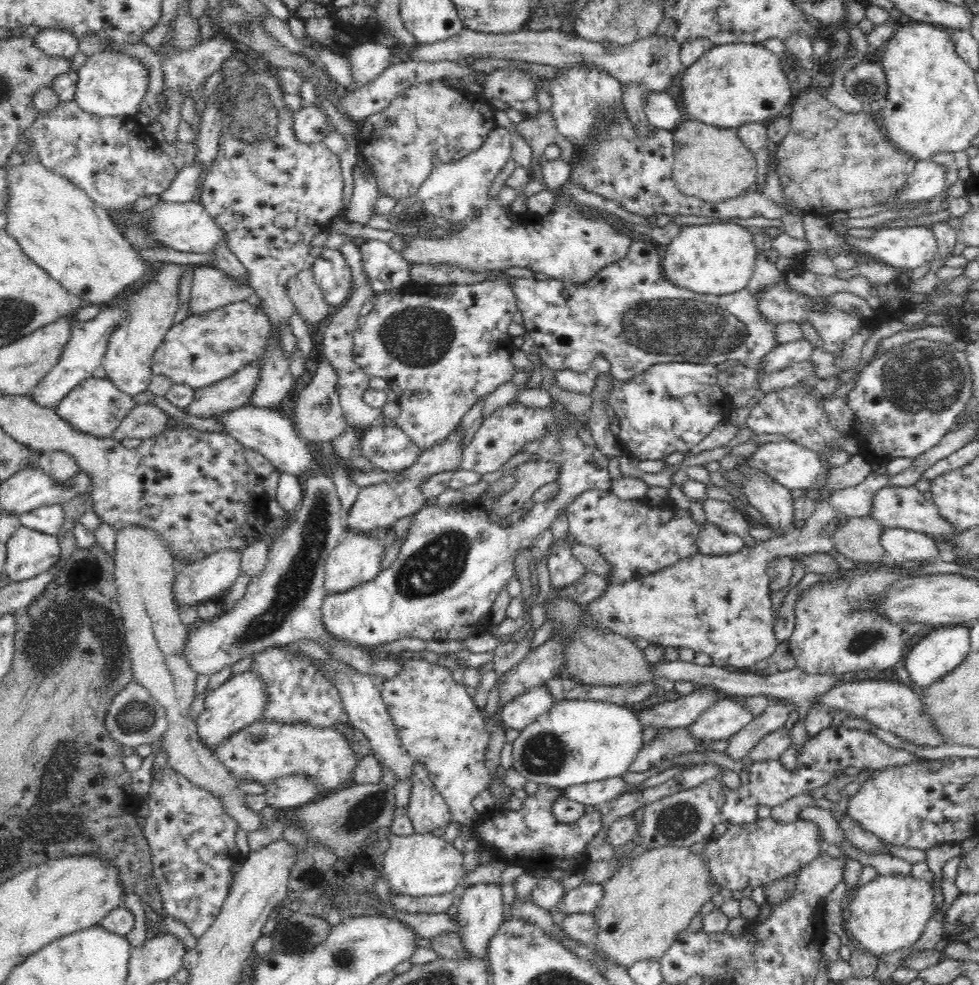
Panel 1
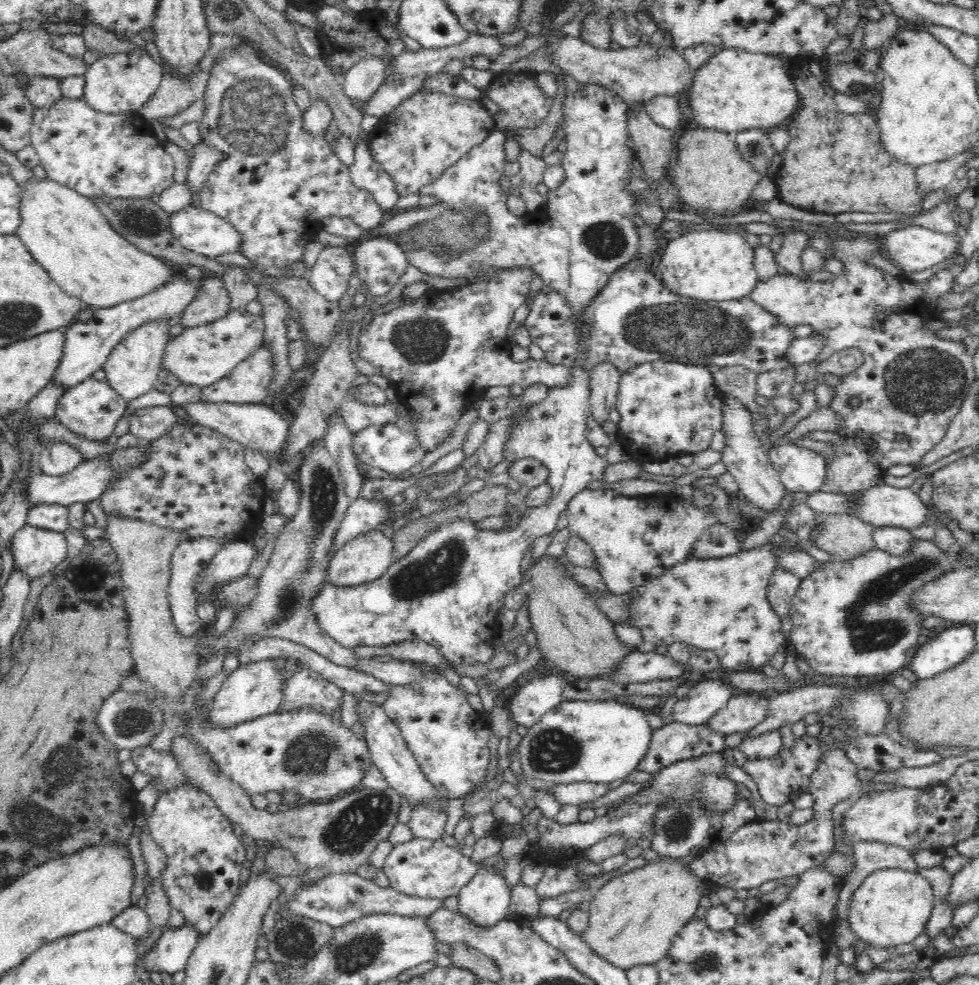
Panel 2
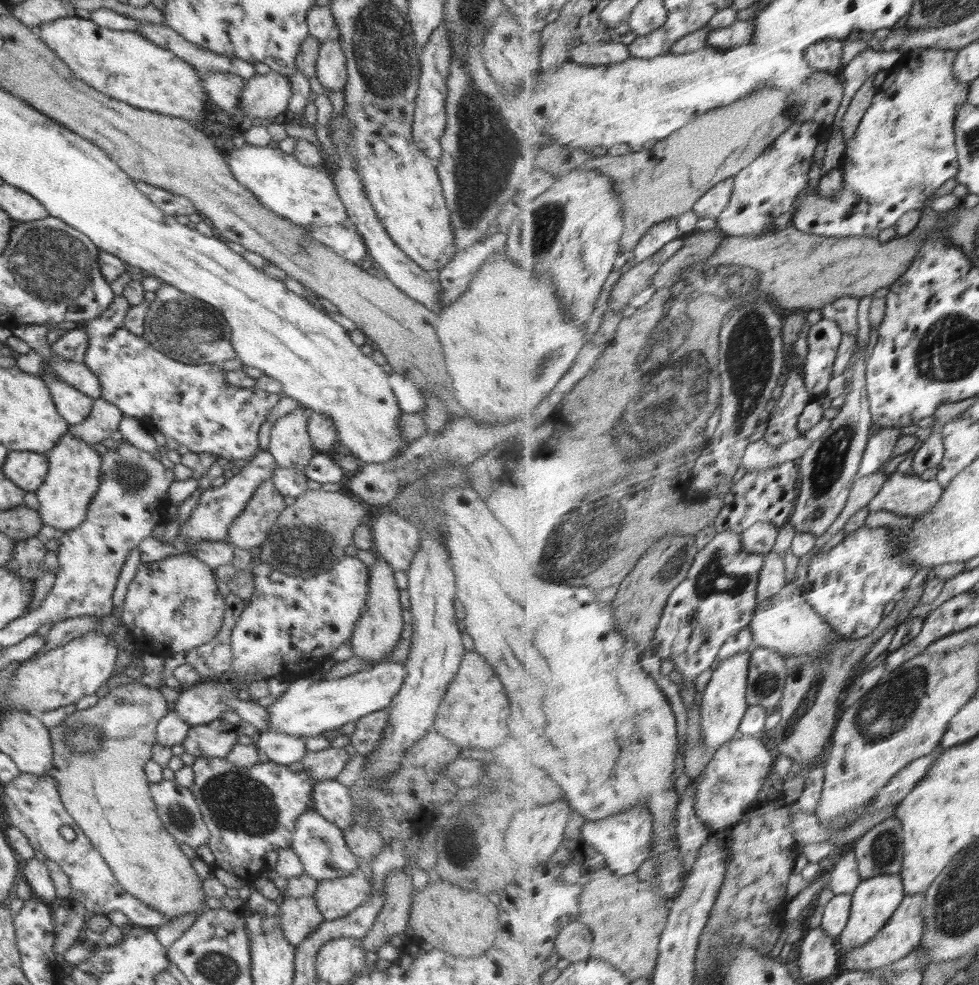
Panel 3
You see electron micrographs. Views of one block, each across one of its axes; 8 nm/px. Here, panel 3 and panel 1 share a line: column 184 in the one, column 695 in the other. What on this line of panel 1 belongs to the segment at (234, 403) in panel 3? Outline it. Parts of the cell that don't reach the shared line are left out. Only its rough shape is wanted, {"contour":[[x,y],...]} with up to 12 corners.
{"contour":[[715,365],[613,379],[617,437],[640,461],[698,446],[726,416]]}

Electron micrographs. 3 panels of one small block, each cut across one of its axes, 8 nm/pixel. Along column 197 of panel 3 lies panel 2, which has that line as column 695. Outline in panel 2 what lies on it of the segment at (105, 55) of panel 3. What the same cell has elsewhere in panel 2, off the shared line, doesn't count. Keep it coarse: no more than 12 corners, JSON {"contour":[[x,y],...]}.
{"contour":[[725,48],[689,88],[702,129],[788,125],[801,108],[779,56]]}

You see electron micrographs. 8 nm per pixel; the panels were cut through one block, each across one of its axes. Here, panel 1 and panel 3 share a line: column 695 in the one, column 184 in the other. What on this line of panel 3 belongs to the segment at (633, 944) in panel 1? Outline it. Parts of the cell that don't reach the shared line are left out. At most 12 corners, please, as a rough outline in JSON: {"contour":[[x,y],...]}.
{"contour":[[110,689],[51,728],[64,808],[167,920],[207,907],[146,763],[160,689]]}

